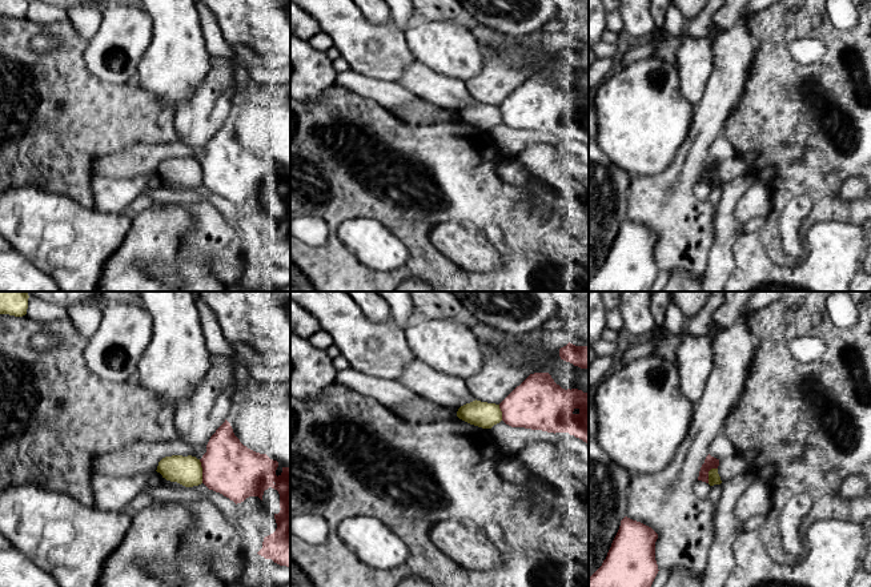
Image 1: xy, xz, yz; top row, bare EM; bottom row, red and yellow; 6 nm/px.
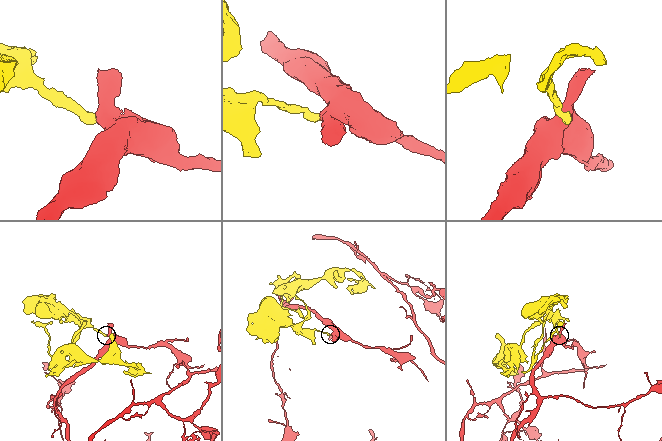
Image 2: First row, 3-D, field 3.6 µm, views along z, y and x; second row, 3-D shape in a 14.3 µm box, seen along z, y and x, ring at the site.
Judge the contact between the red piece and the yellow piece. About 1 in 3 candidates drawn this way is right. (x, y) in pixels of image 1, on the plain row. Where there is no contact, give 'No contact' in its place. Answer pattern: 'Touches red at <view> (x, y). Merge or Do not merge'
Touches red at xy (203, 173). Do not merge

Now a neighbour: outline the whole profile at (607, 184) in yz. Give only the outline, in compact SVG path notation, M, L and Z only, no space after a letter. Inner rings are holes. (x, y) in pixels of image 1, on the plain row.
M589 137L589 278L603 265L627 213L630 176L599 149Z

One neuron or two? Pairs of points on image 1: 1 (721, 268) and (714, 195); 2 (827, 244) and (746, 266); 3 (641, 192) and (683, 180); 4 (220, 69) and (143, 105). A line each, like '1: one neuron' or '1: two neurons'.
1: two neurons
2: one neuron
3: one neuron
4: two neurons

